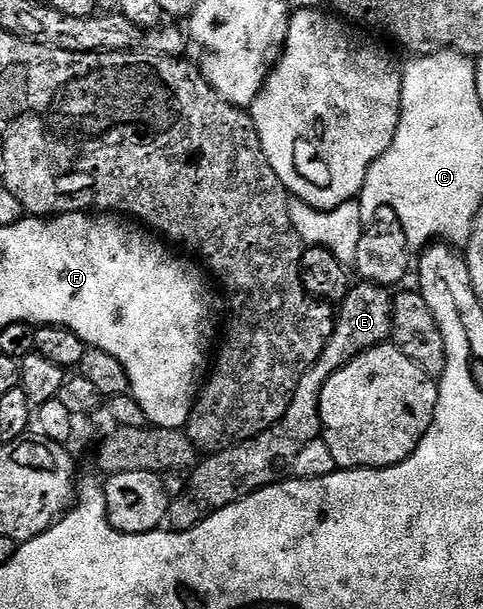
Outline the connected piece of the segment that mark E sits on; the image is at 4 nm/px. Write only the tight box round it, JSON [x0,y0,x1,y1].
[168,281,394,531]

